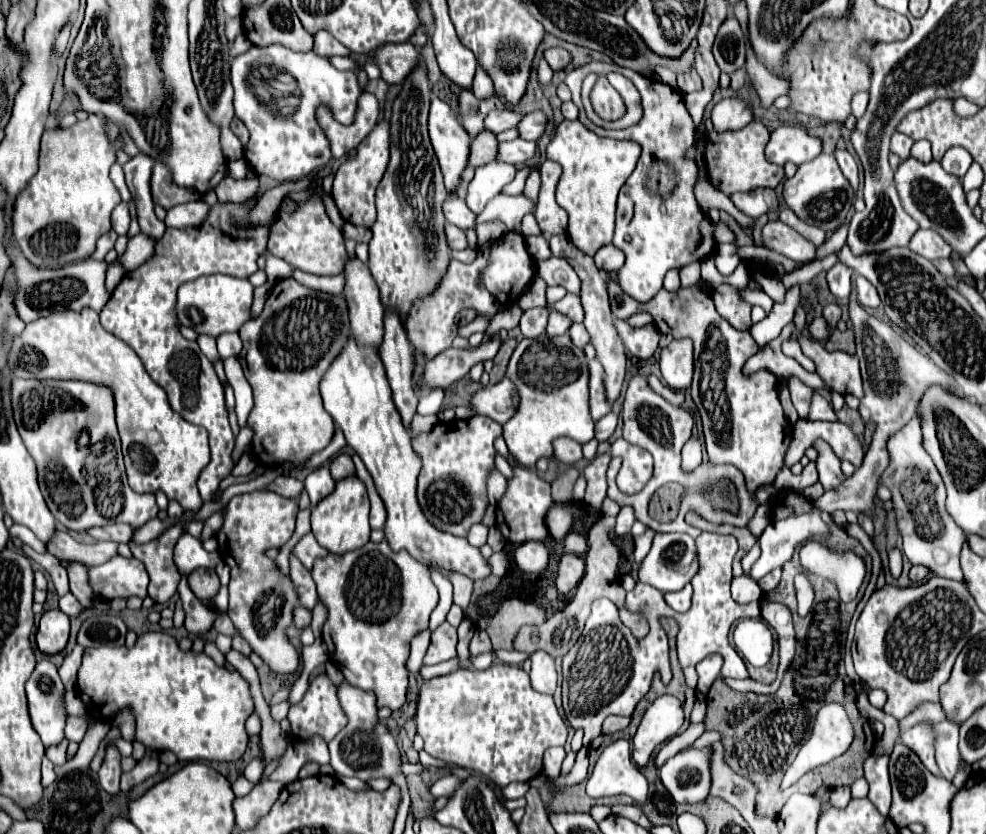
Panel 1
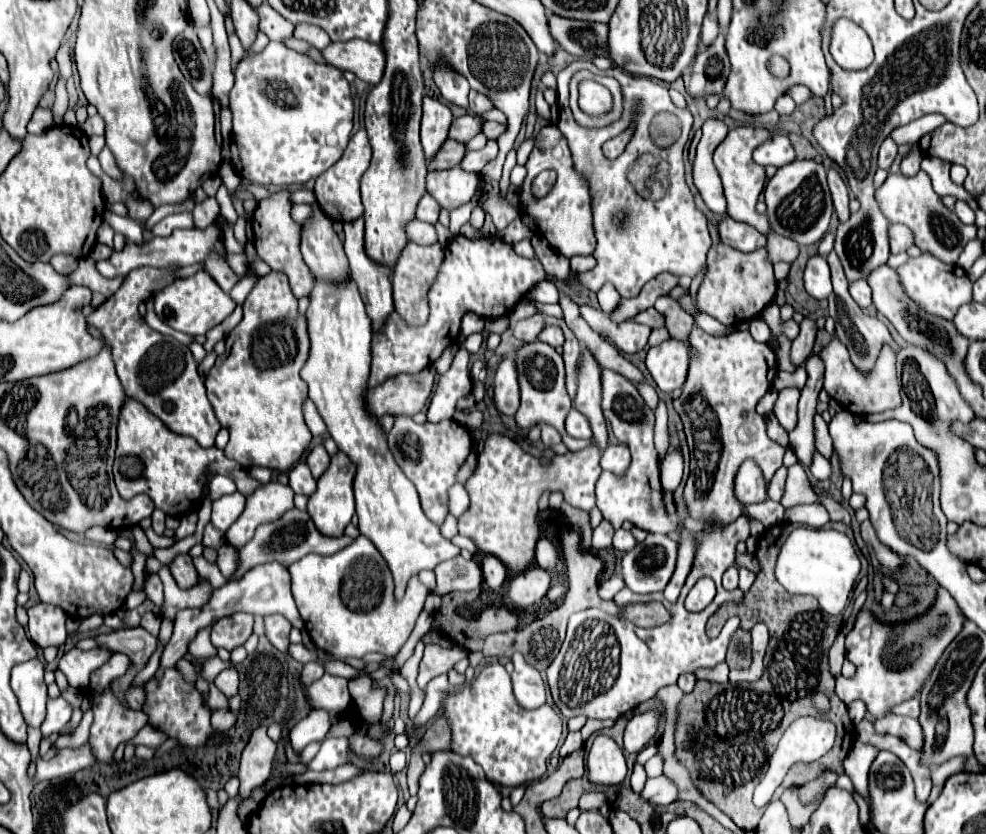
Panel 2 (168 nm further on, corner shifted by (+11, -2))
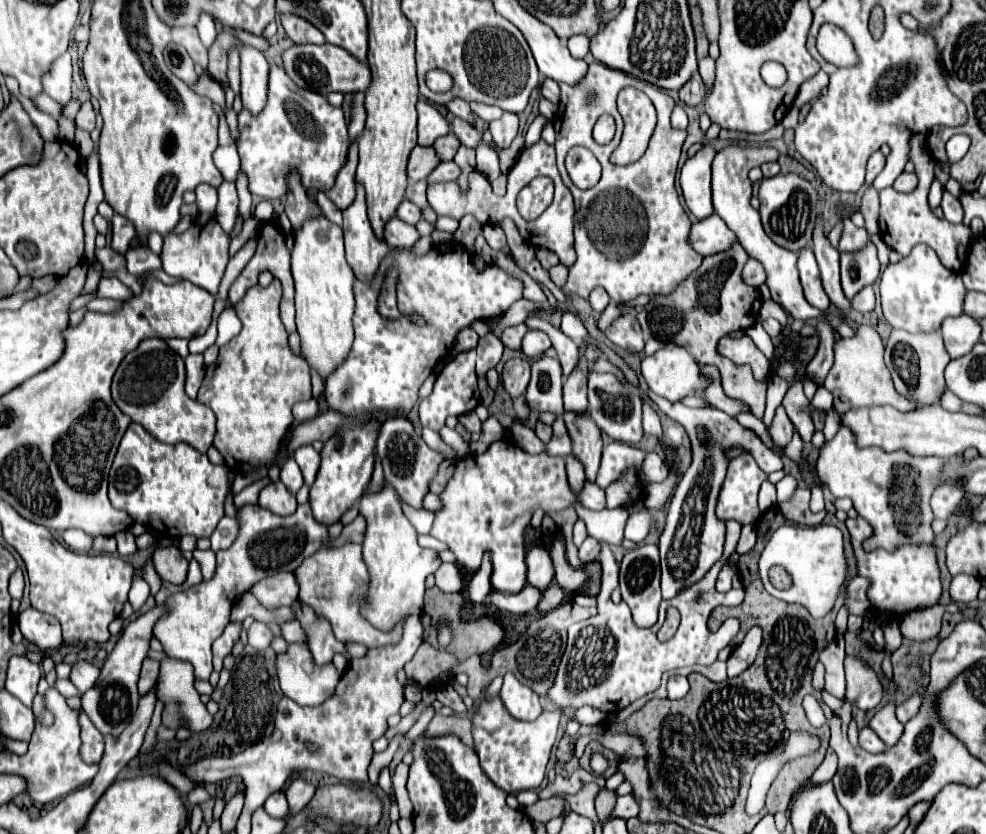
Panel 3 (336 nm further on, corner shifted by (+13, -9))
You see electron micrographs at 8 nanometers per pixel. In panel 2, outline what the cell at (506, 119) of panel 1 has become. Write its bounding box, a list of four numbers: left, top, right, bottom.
[449,115,483,143]

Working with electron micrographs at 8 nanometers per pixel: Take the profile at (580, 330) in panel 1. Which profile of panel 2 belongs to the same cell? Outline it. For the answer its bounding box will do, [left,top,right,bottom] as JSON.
[539,325,565,349]

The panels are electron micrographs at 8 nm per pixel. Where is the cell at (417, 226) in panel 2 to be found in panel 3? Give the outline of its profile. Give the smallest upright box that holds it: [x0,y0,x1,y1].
[383,216,419,248]

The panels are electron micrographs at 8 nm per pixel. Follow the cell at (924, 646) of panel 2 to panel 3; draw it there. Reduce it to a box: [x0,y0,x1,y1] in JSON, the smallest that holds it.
[845,658,885,712]

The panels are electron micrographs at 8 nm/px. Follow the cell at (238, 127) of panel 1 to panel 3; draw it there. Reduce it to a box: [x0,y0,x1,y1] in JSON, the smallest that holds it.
[189,74,225,112]

